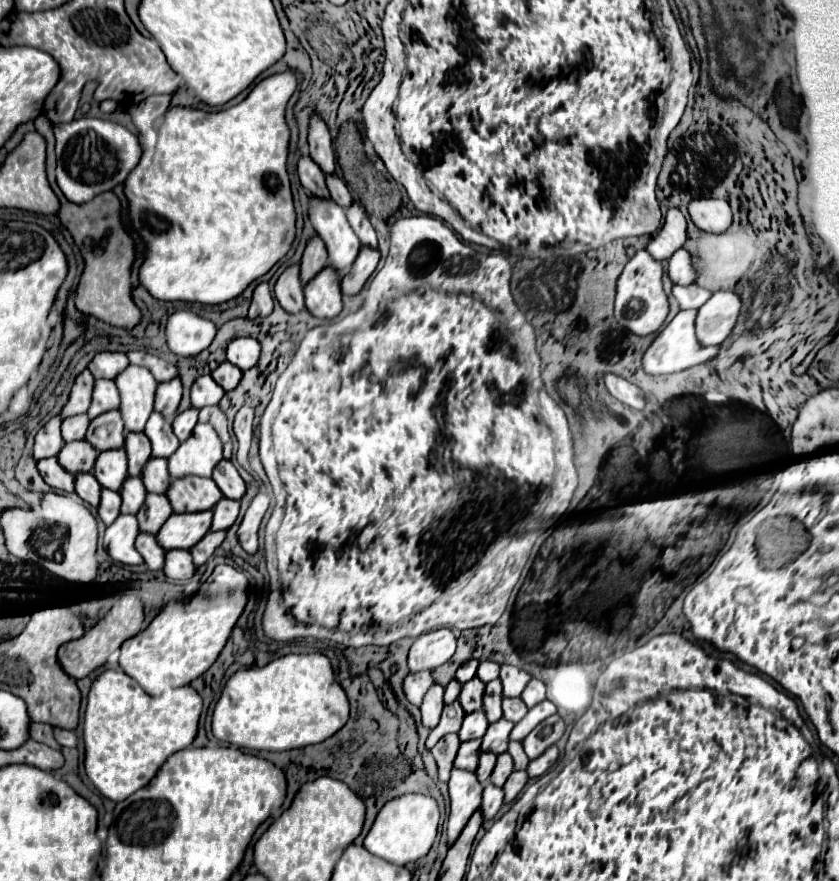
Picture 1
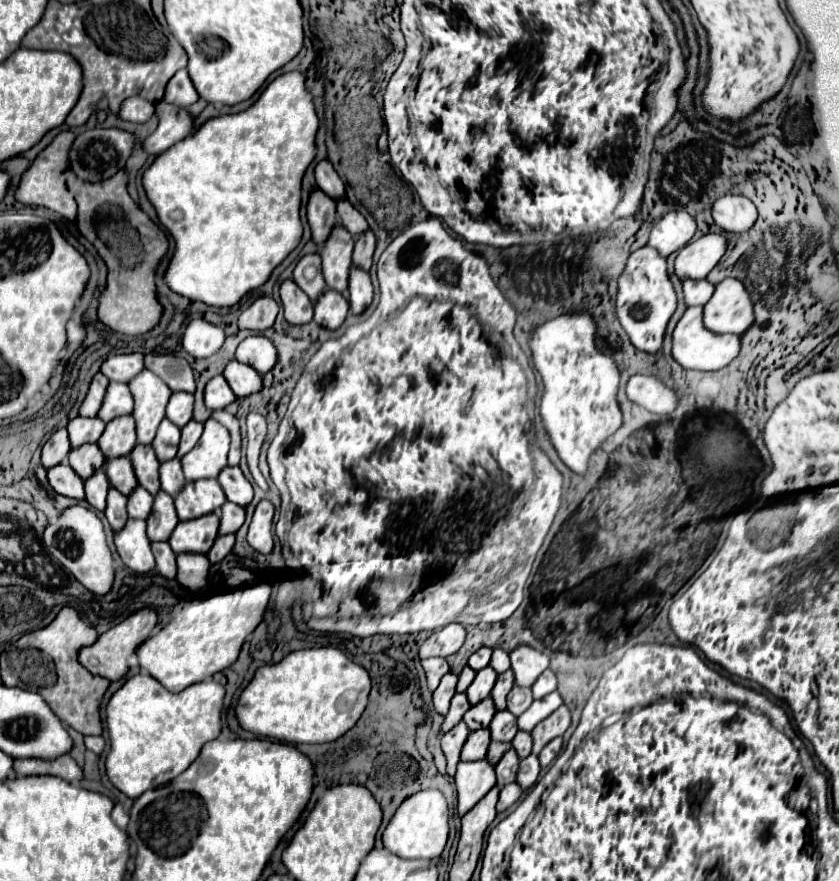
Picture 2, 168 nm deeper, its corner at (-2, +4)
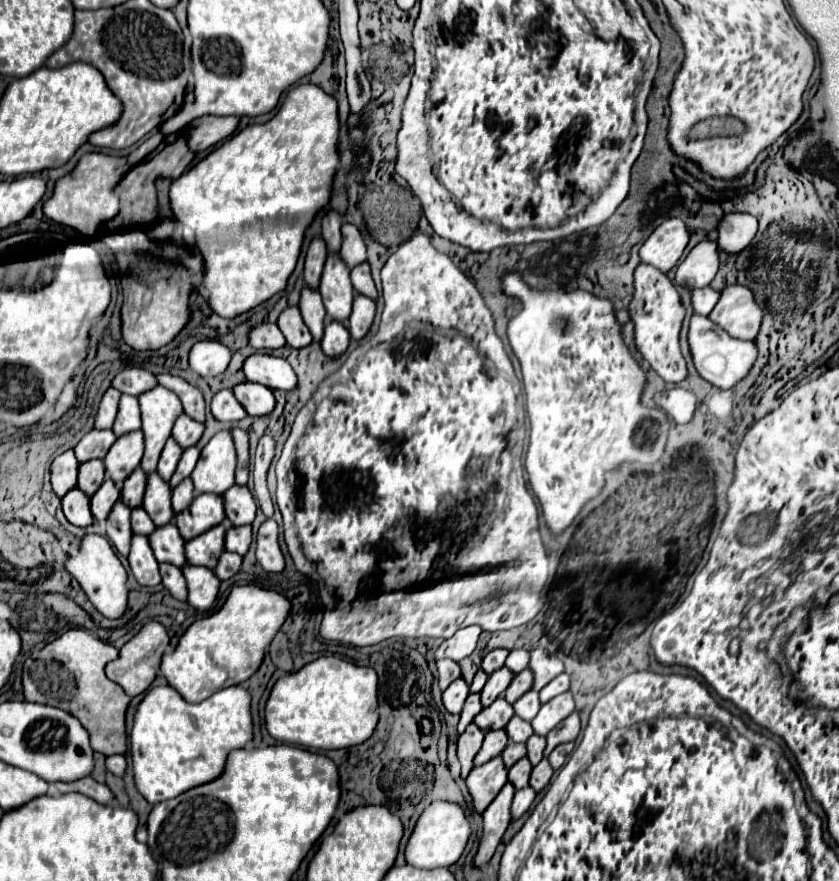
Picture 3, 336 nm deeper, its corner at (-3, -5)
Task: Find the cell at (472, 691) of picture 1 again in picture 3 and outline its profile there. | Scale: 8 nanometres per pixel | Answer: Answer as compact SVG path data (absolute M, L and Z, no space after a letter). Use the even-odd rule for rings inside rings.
M501 667L499 671L491 673L487 685L481 691L481 703L483 703L483 707L489 707L499 695L503 695L505 689L509 687L511 679L513 679L513 671L507 669L507 667Z

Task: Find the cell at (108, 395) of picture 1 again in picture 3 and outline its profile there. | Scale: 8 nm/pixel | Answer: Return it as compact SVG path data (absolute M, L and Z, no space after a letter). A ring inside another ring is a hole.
M121 395L119 401L119 413L117 413L117 421L113 425L113 433L117 437L131 433L131 431L139 431L141 429L141 415L139 415L139 403L137 397L131 395Z

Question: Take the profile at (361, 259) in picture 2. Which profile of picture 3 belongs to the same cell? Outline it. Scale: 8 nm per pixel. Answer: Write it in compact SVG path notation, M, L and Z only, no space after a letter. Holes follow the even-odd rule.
M361 263L361 265L353 267L351 269L351 281L353 281L353 287L359 295L365 295L369 299L377 299L377 289L375 289L375 283L371 279L369 263Z

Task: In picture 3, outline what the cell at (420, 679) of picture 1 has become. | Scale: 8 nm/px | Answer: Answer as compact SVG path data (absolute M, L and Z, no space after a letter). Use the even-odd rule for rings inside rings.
M453 659L437 661L437 669L439 669L439 687L441 687L441 691L445 691L457 677L461 677L461 667Z

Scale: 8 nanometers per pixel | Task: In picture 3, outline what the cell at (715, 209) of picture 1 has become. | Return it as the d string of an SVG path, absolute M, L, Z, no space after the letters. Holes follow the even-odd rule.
M727 213L717 227L717 245L721 251L737 255L741 253L757 233L757 219L751 213Z

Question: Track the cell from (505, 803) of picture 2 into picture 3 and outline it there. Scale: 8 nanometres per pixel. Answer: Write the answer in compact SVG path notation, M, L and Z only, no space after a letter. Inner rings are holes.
M525 787L525 789L519 789L515 793L515 799L513 799L513 819L519 819L525 815L525 811L531 807L531 803L535 801L537 797L537 791L533 791L533 787Z

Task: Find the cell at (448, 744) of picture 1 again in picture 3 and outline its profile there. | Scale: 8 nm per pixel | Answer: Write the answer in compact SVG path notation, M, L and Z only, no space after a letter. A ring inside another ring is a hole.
M471 723L465 733L459 737L459 743L457 743L457 755L459 755L459 761L461 761L461 777L465 779L469 775L469 771L473 769L473 759L477 755L477 751L481 749L481 743L483 743L483 731Z

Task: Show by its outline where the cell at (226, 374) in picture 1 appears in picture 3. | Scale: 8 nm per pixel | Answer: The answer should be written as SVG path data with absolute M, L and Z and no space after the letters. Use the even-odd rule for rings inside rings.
M245 381L237 387L233 387L233 393L235 393L237 401L245 407L245 411L253 417L265 417L275 409L273 391L267 387L261 387L259 383Z

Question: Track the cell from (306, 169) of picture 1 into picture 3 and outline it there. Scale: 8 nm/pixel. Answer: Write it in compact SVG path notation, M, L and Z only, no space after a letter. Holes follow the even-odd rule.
M313 239L305 257L305 283L309 289L317 289L319 287L319 279L323 273L323 265L327 259L327 251L325 251L325 241Z

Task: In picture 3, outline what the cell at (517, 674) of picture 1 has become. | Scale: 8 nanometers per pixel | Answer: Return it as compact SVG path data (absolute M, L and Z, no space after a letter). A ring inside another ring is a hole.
M543 647L533 649L531 651L531 663L529 663L531 671L535 673L535 685L533 691L541 691L541 687L545 687L551 679L555 679L559 673L565 671L563 661L549 655Z

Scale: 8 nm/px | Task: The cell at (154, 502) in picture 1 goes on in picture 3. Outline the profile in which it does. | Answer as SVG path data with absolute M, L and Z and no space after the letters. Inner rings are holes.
M173 523L159 527L149 535L149 543L159 563L171 563L175 567L185 567L185 541L181 539L177 527Z

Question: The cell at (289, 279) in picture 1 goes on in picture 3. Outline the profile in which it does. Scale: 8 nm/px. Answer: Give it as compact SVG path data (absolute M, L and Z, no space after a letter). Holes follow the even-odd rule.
M287 307L287 309L279 315L277 327L279 327L281 333L285 335L287 345L293 347L293 349L307 347L307 345L313 341L309 329L307 329L305 323L303 323L303 317L301 317L299 307Z

